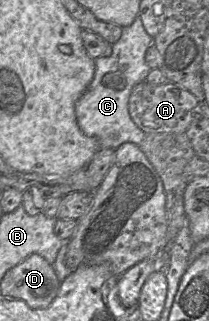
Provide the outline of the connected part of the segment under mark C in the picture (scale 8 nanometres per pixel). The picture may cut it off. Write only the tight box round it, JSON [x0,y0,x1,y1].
[75,16,153,149]

